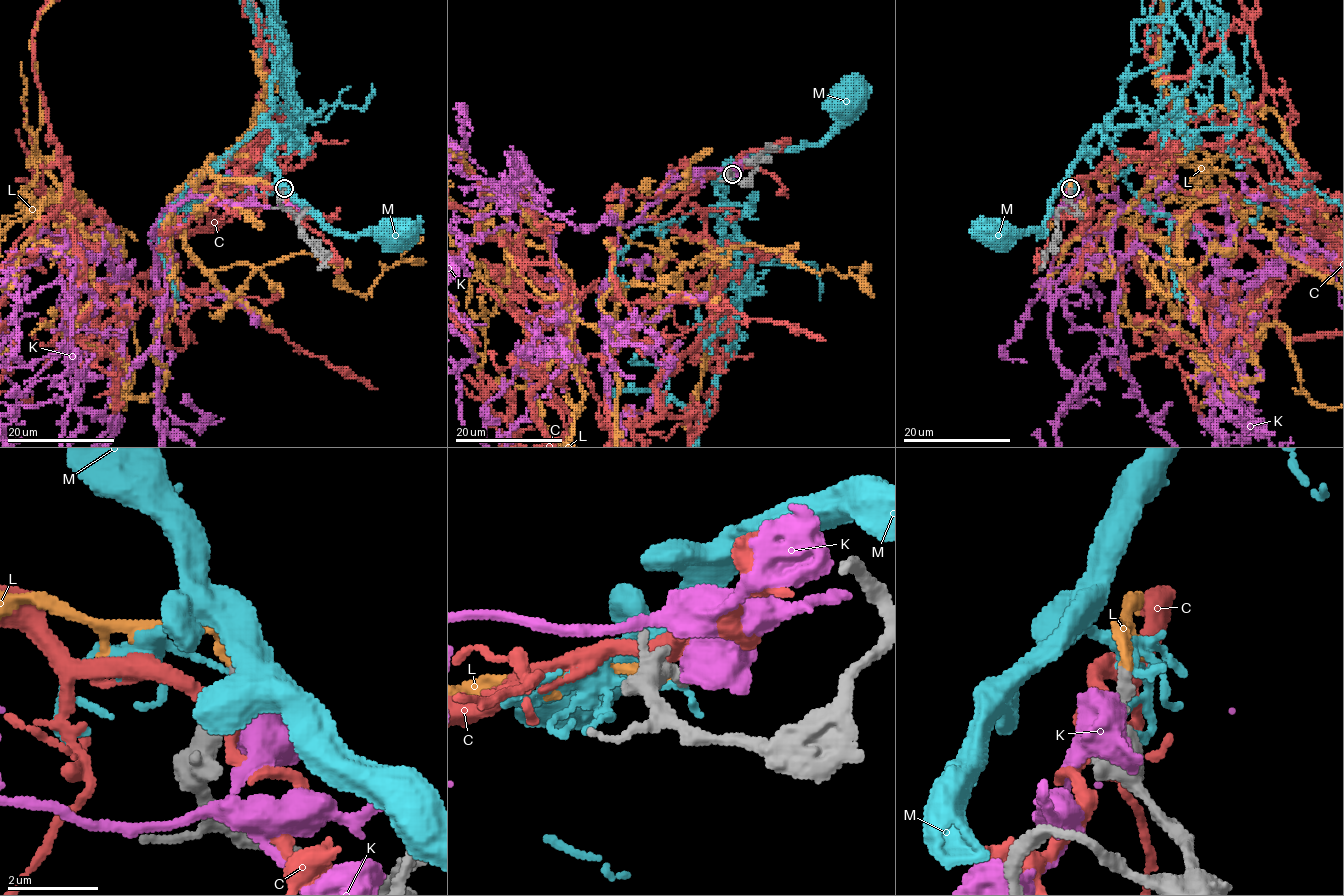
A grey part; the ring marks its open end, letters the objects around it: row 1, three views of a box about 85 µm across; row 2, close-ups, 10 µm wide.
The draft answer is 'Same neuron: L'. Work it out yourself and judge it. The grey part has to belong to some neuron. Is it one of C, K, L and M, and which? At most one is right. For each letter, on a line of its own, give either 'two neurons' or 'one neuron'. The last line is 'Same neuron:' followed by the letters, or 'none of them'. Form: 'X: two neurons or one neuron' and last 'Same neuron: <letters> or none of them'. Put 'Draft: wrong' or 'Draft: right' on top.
Draft: right
C: two neurons
K: two neurons
L: one neuron
M: two neurons
Same neuron: L

